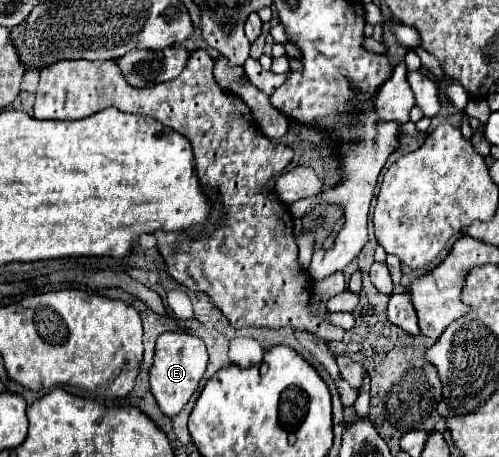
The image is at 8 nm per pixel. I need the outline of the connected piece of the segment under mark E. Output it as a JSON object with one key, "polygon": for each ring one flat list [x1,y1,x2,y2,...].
{"polygon":[[163,332,157,338,151,366,151,392,165,416,177,416,199,386,207,368,207,348,201,338,187,332]]}

